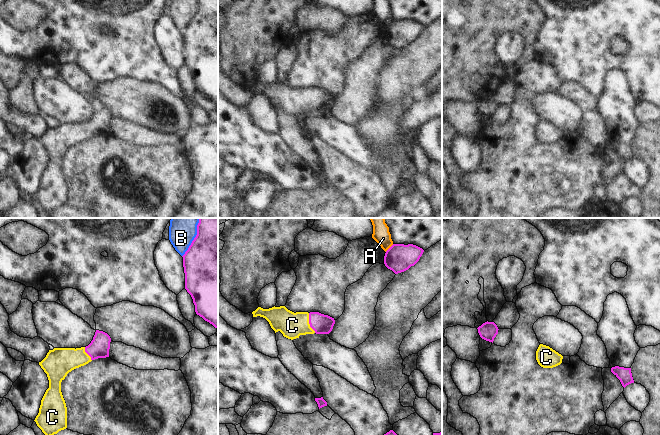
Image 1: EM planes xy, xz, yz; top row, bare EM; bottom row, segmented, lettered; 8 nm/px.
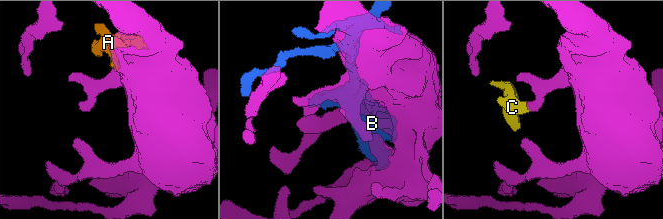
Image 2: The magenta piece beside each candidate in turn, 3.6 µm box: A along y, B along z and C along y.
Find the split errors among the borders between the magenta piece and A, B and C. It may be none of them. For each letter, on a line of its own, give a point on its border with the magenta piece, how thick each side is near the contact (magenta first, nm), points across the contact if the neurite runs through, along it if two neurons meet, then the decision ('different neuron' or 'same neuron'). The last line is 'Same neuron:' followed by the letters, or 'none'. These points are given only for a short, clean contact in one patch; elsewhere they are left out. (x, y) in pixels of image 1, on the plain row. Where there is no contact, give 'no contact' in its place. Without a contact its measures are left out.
A: contact xz (390, 23); calibres 220 and 140 nm; different neuron
B: contact xy (193, 16); calibres 500 and 190 nm; different neuron
C: contact xz (309, 99); calibres 160 and 200 nm; way xz (322, 100), (309, 99), (292, 101); same neuron
Same neuron: C

